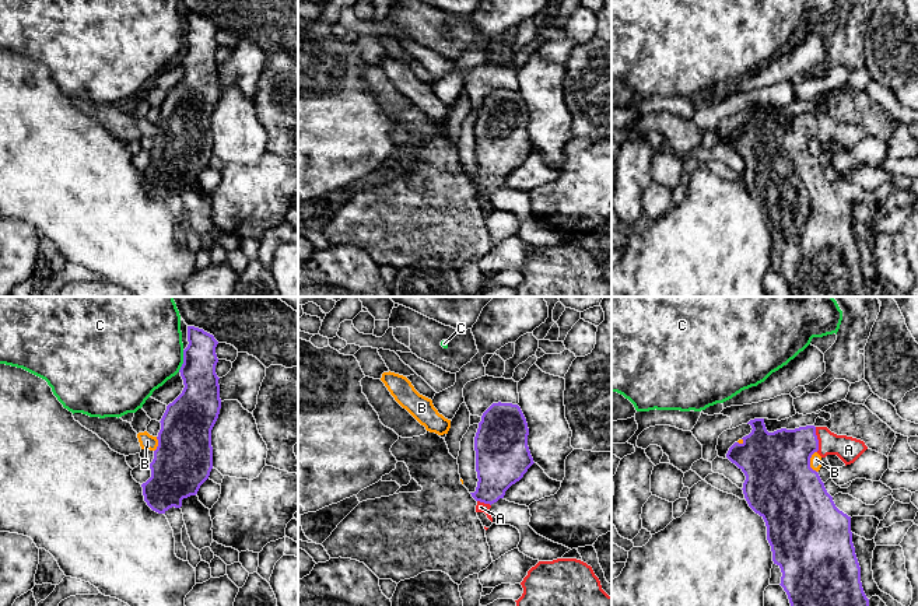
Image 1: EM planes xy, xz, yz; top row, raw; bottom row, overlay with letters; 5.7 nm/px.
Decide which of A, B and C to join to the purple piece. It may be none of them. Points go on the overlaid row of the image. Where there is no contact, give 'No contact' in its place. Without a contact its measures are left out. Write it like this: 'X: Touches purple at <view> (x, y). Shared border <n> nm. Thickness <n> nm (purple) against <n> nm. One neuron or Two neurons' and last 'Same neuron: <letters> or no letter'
A: Touches purple at yz (817, 440). Shared border 140 nm. Thickness 340 nm (purple) against 150 nm. One neuron
B: Touches purple at yz (809, 462). Shared border 130 nm. Thickness 400 nm (purple) against 60 nm. Two neurons
C: Touches purple at xy (184, 361). Shared border 130 nm. Thickness 240 nm (purple) against 460 nm. Two neurons
Same neuron: A

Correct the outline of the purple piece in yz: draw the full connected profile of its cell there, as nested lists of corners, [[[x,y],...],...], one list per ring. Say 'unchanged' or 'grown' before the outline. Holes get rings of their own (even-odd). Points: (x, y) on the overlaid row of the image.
grown | [[[754,418],[747,424],[751,425],[751,432],[742,438],[742,444],[735,442],[726,458],[746,476],[742,488],[744,498],[749,507],[765,522],[772,561],[782,572],[779,585],[786,592],[791,606],[869,606],[852,543],[851,516],[835,507],[819,473],[810,467],[810,458],[814,452],[821,458],[837,455],[845,466],[851,465],[868,449],[865,442],[852,437],[837,435],[827,427],[806,425],[768,432],[764,418]]]

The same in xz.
grown | [[[493,403],[481,416],[474,437],[477,487],[472,497],[477,501],[476,512],[484,512],[493,522],[490,508],[505,491],[519,481],[535,463],[528,446],[529,428],[518,404]]]

